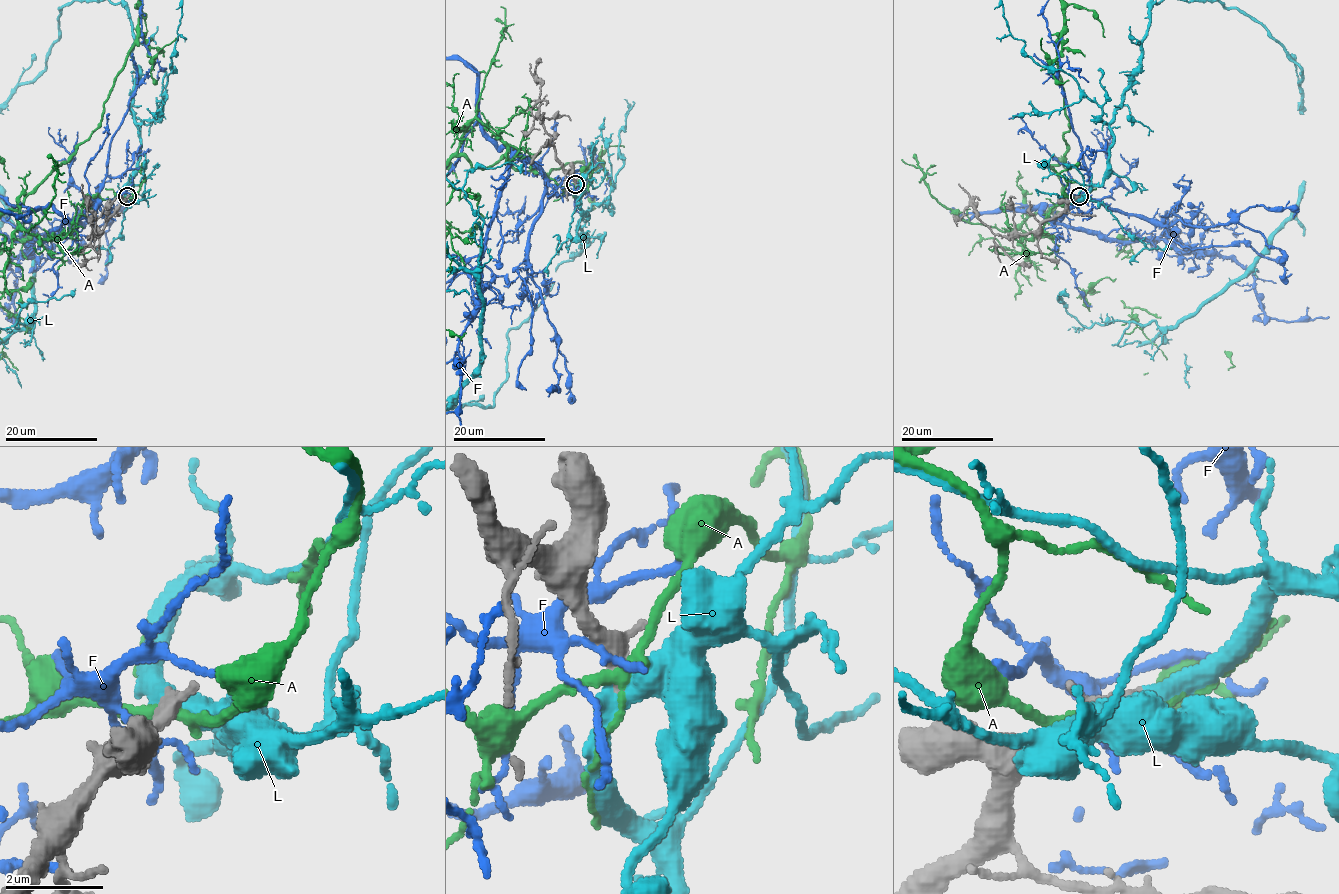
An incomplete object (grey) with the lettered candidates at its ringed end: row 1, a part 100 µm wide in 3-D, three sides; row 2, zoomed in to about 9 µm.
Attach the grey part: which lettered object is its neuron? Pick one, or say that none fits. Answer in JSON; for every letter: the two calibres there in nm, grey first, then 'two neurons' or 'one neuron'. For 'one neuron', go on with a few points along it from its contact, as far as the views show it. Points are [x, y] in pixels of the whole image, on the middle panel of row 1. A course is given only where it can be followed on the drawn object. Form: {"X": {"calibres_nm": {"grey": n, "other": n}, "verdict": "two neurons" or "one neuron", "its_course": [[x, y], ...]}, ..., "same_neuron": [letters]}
{"A": {"calibres_nm": {"grey": 360, "other": 200}, "verdict": "two neurons"}, "F": {"calibres_nm": {"grey": 400, "other": 140}, "verdict": "two neurons"}, "L": {"calibres_nm": {"grey": 320, "other": 400}, "verdict": "one neuron"}, "same_neuron": ["L"]}

